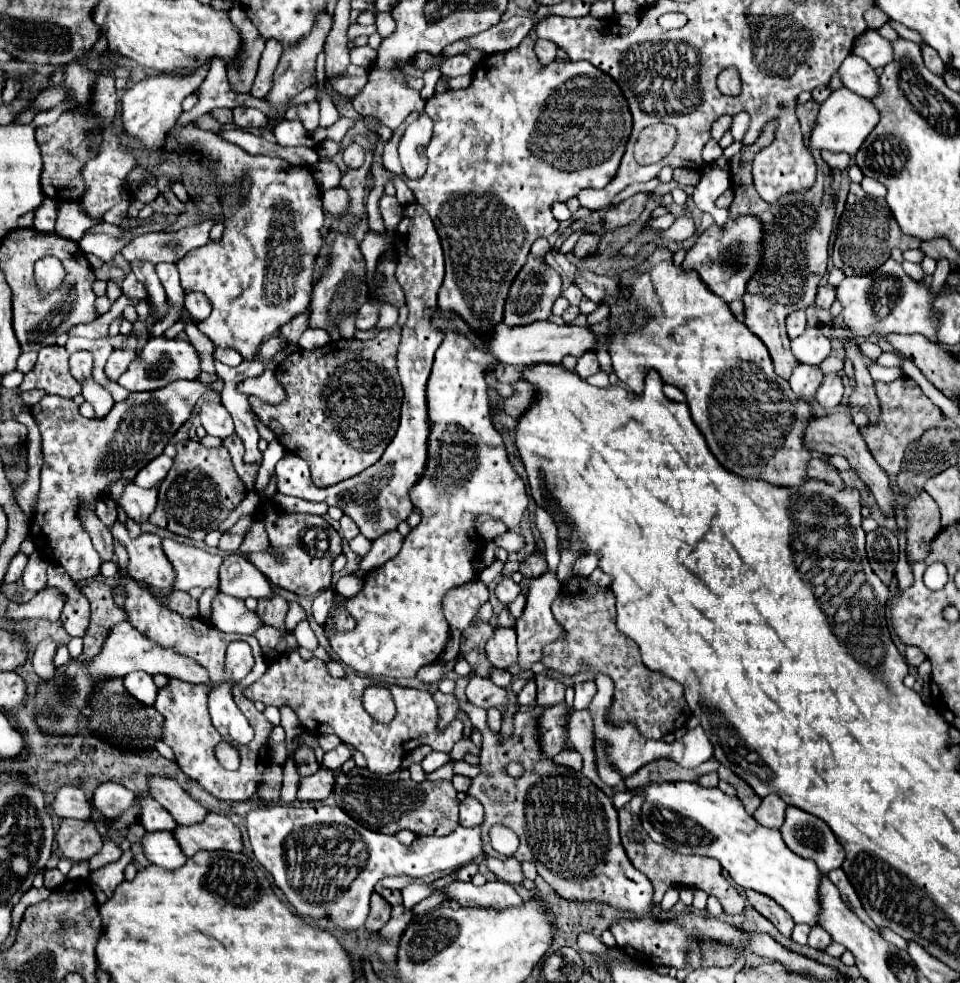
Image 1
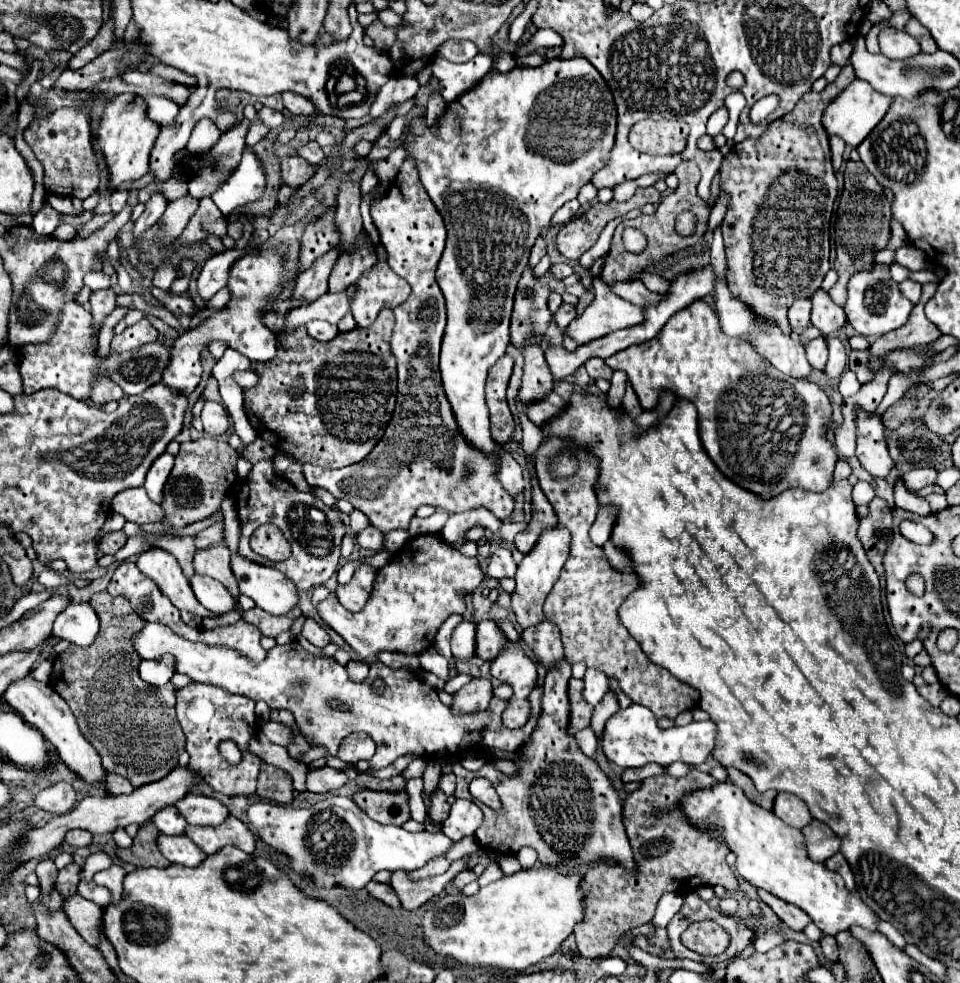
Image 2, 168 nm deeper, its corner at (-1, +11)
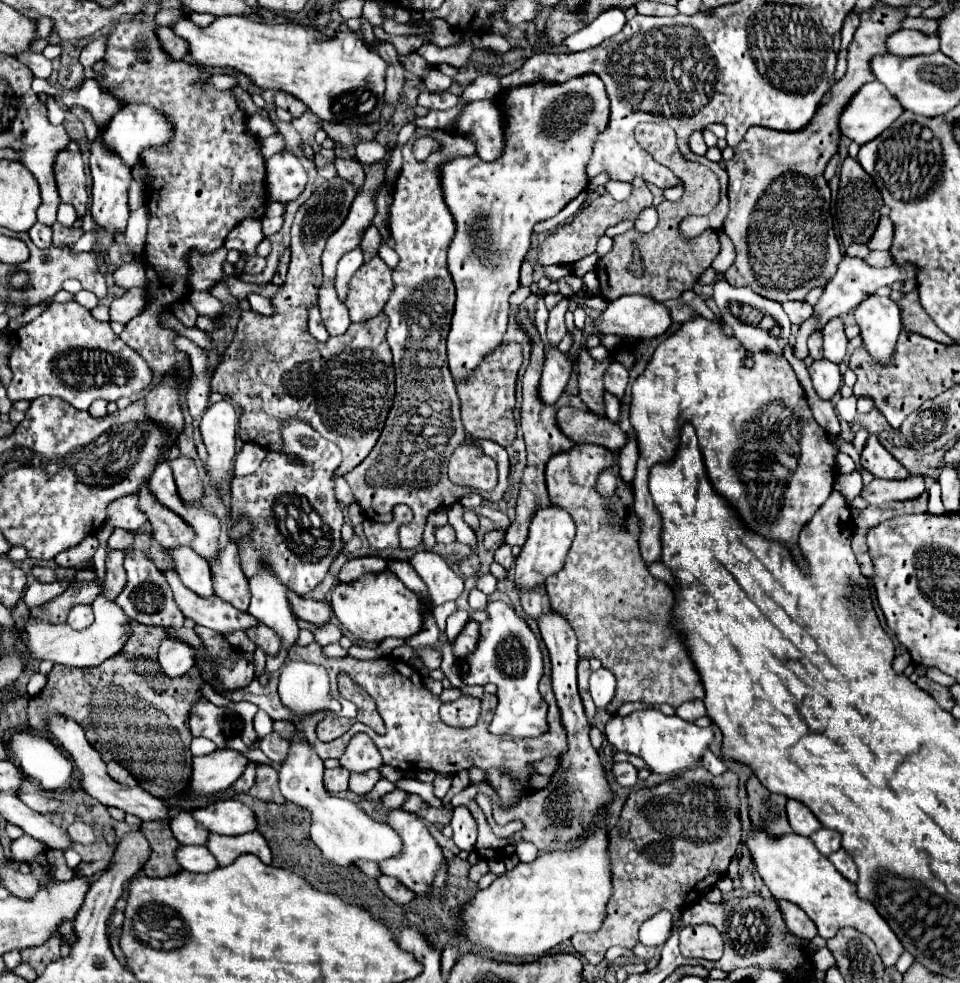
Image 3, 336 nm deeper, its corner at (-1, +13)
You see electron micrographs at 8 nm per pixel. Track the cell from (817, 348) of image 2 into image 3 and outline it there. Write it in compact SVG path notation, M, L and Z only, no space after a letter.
M818 360L816 364L812 364L808 368L808 372L810 372L810 378L812 378L814 390L822 400L832 400L840 392L842 376L840 376L838 366L834 362Z

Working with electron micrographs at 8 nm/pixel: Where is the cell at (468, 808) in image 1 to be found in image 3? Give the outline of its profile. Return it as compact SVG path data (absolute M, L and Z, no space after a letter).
M464 806L454 808L454 816L452 816L450 826L454 830L454 836L452 836L454 844L460 850L472 852L474 844L476 844L476 822L474 822L472 814L468 812L468 808L464 808Z

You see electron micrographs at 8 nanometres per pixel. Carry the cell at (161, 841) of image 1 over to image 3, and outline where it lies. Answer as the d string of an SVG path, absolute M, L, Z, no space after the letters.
M180 846L176 858L188 872L212 872L218 866L216 858L206 846Z

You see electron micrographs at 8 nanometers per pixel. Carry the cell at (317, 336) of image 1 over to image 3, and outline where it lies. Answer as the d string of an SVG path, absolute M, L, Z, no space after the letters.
M314 306L314 308L308 310L308 330L310 330L310 334L312 334L316 340L320 340L320 342L324 342L324 340L330 338L328 332L326 332L326 328L324 328L324 324L322 324L318 306Z

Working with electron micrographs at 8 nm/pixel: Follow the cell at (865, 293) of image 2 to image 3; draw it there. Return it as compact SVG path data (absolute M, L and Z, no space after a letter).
M868 296L854 310L860 326L864 350L880 364L888 366L896 348L896 338L902 330L900 308L888 296Z

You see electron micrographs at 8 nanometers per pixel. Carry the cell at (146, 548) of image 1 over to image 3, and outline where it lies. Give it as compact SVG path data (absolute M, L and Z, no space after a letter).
M174 570L164 572L168 578L168 584L174 592L174 602L180 608L180 612L184 614L184 618L194 620L200 626L206 626L222 636L238 632L238 630L248 630L252 626L258 624L258 620L250 614L242 614L240 610L236 610L232 604L226 604L224 600L220 600L218 596L210 596L210 598L202 598L192 594L176 576Z

